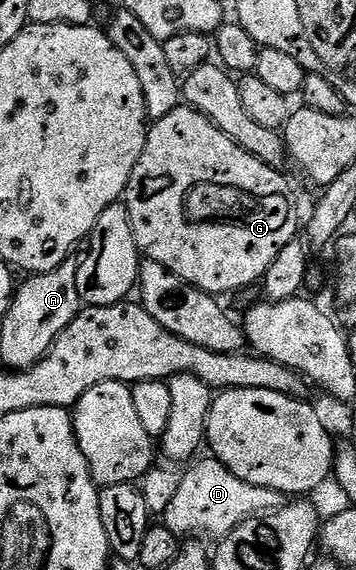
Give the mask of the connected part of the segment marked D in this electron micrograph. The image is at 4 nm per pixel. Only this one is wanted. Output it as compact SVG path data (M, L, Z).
M195 459L189 465L191 468L187 467L183 471L180 488L176 490L176 494L172 496L172 500L168 502L166 507L164 523L168 530L174 532L175 536L179 538L202 538L198 536L221 538L229 534L237 524L244 522L249 516L256 516L260 512L270 512L273 508L279 508L284 503L283 493L273 492L260 486L252 486L248 482L236 478L236 474L232 474L232 470L228 470L228 466L224 466L218 460L202 459Z

